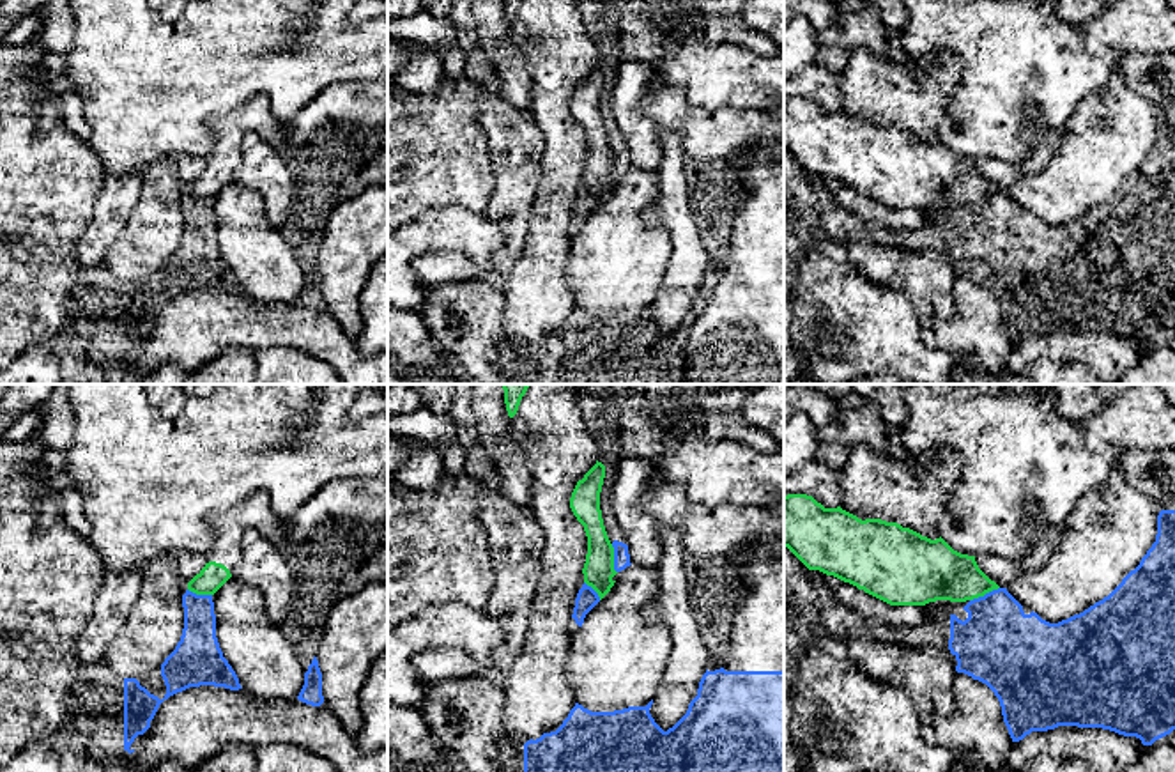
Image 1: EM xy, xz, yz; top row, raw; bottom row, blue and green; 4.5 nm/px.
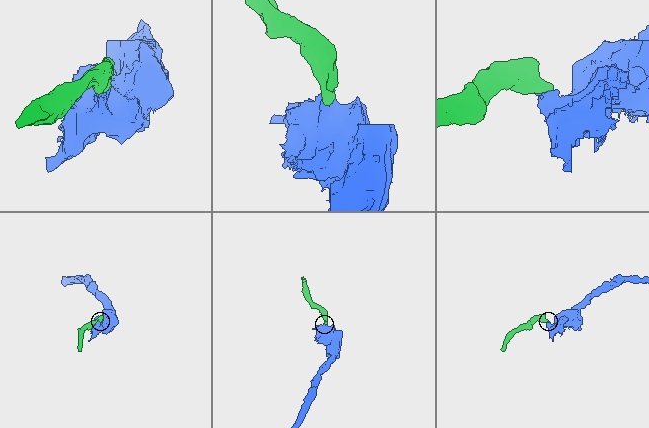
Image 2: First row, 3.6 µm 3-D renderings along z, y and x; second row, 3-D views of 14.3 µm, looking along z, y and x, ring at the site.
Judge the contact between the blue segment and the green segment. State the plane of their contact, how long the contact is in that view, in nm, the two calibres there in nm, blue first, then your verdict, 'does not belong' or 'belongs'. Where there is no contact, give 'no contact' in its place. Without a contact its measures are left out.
meets blue in yz; contact 150 nm long; 380 nm thick on the blue side, 260 nm on the other; does not belong

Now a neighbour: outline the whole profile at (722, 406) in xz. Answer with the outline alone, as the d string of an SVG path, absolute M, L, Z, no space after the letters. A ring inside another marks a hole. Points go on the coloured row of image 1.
M710 384L697 386L701 390L699 407L706 414L699 428L708 441L736 441L768 455L782 452L772 434L750 425L741 414L743 400L754 390L752 384L715 390Z

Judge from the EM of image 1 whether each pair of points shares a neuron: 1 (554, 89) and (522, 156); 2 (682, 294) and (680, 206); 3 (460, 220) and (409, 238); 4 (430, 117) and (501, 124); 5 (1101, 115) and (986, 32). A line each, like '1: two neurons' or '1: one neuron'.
1: two neurons
2: one neuron
3: one neuron
4: two neurons
5: two neurons

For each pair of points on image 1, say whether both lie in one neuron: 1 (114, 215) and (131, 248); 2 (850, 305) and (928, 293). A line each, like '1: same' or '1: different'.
1: different
2: different

